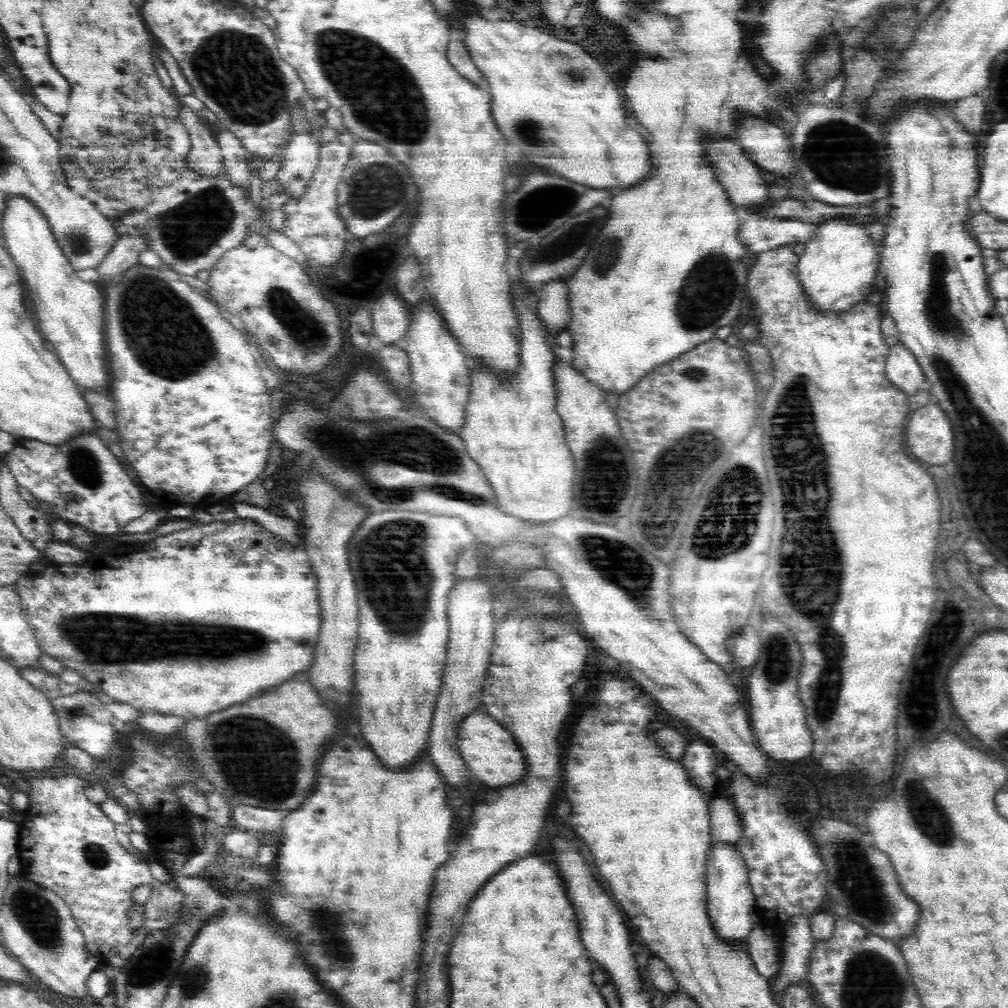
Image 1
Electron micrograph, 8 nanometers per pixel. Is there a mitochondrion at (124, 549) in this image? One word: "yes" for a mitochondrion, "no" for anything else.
no

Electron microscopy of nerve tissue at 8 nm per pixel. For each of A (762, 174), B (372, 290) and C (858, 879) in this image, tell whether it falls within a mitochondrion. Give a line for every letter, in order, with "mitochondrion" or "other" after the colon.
A: other
B: other
C: mitochondrion

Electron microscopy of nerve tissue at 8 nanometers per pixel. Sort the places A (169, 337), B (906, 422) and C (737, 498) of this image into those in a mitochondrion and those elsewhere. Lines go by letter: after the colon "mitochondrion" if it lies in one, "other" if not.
A: mitochondrion
B: other
C: mitochondrion

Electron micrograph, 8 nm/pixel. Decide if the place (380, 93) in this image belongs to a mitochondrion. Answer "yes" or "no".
yes

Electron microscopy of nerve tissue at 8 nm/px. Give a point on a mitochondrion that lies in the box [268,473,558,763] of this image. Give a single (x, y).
(396, 577)

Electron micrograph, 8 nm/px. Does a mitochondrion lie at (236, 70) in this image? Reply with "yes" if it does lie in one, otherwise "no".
yes

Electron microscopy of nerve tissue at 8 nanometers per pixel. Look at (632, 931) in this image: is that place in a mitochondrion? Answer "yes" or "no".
no

